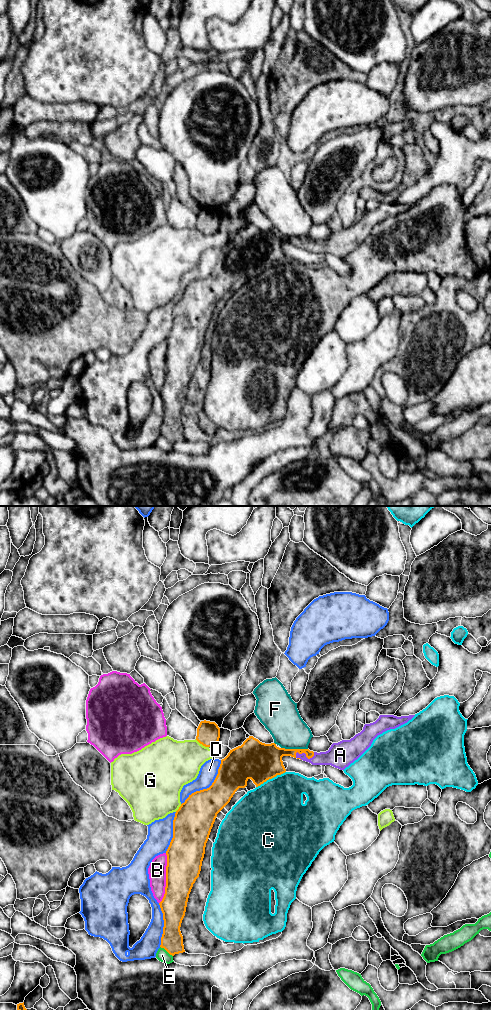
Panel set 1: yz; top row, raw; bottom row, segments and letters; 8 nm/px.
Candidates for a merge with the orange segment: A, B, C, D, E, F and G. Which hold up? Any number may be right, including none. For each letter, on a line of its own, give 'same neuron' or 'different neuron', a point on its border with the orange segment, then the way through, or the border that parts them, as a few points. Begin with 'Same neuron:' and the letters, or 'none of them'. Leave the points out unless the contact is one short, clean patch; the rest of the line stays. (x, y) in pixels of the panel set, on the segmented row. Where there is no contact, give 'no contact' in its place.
Same neuron: A
A: same neuron; contact yz (304, 752); way yz (273, 755), (280, 752), (304, 752), (308, 758), (335, 755)
B: different neuron; contact yz (166, 878)
C: different neuron; contact yz (270, 778)
D: different neuron; contact yz (209, 787)
E: different neuron; contact yz (166, 950)
F: different neuron; contact yz (294, 749); border yz (281, 747), (307, 749)
G: different neuron; contact yz (202, 744)

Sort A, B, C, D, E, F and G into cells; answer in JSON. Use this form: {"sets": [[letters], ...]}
{"sets": [["A"], ["B"], ["C"], ["D"], ["E"], ["F"], ["G"]]}

